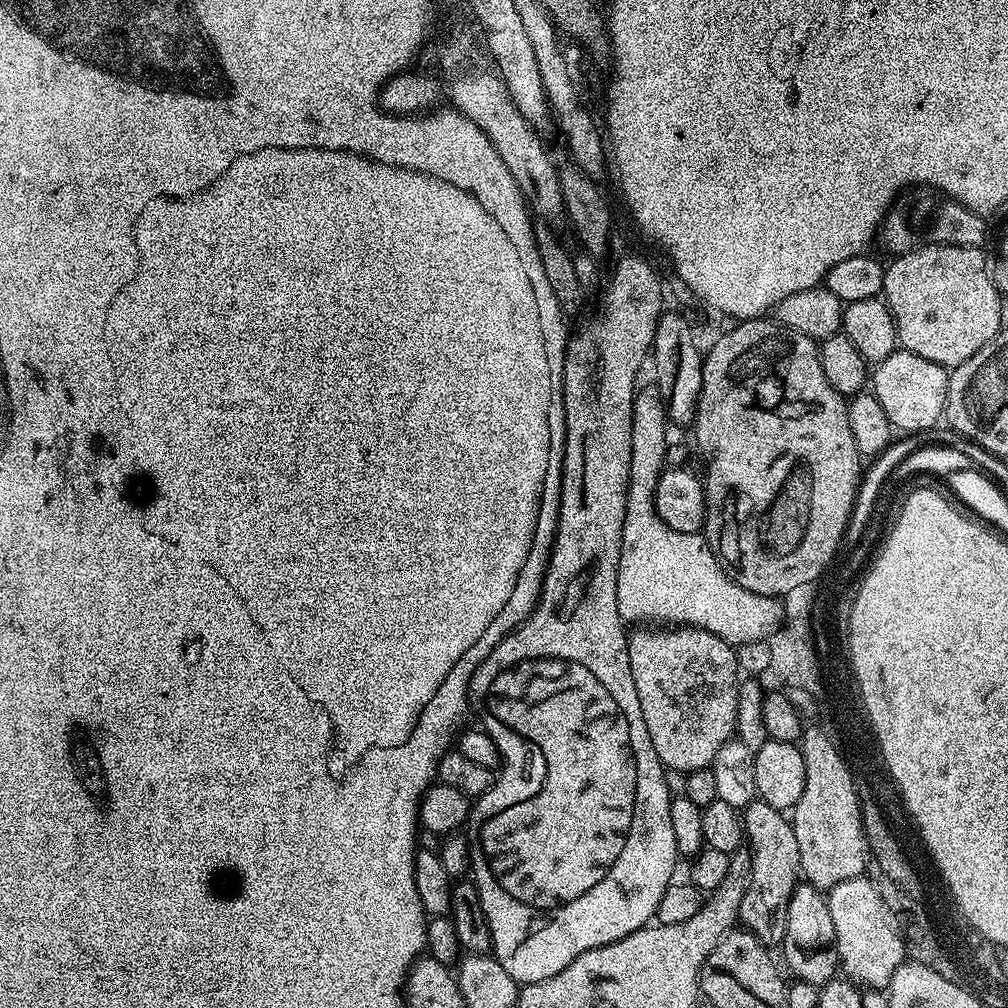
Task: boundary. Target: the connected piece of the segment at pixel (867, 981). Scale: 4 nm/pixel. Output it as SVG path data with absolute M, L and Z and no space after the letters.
M855 876L846 882L840 882L838 886L827 889L826 899L830 918L834 918L834 934L836 935L836 949L840 955L840 968L848 971L849 973L845 973L857 985L865 989L887 989L898 966L904 961L900 959L900 936L896 936L896 928L892 928L892 920L888 920L888 912L884 912L882 894L879 893L877 885L864 876Z

